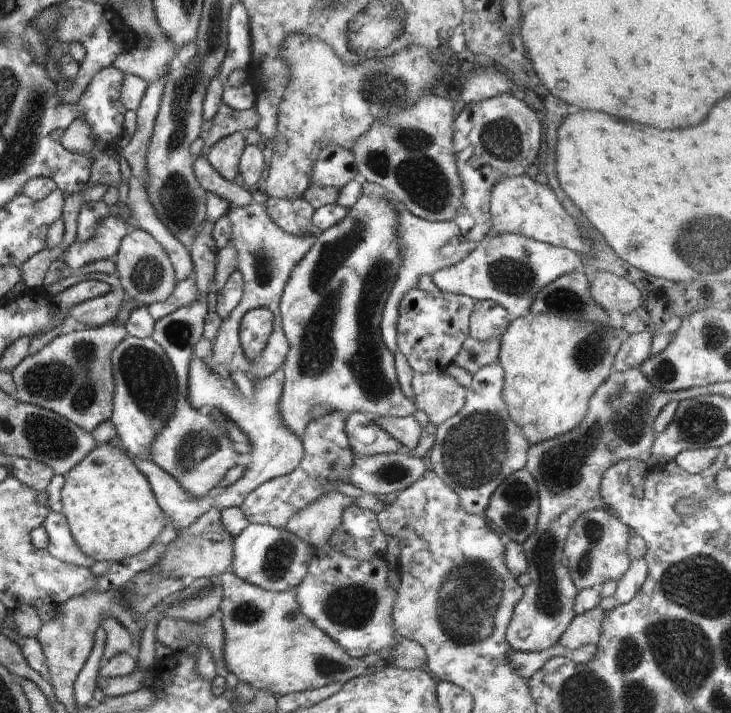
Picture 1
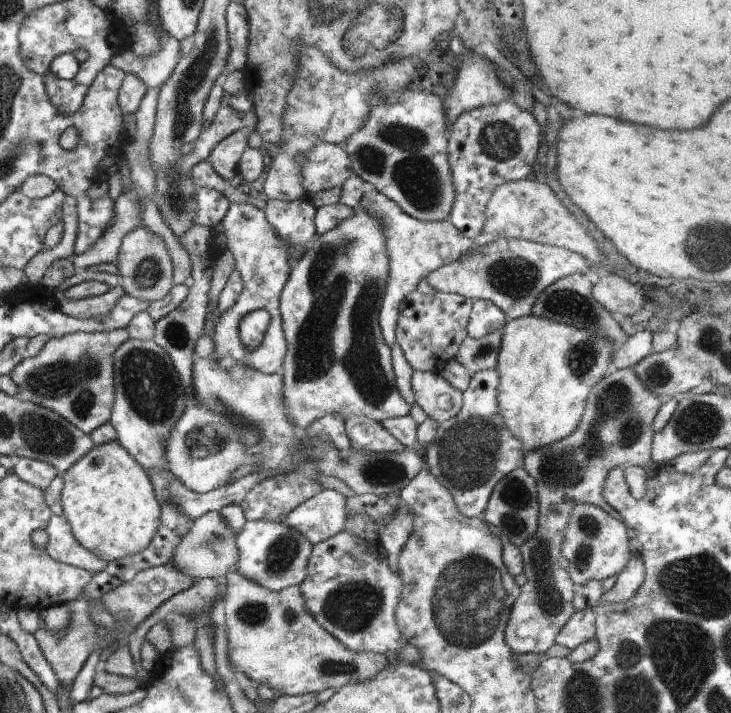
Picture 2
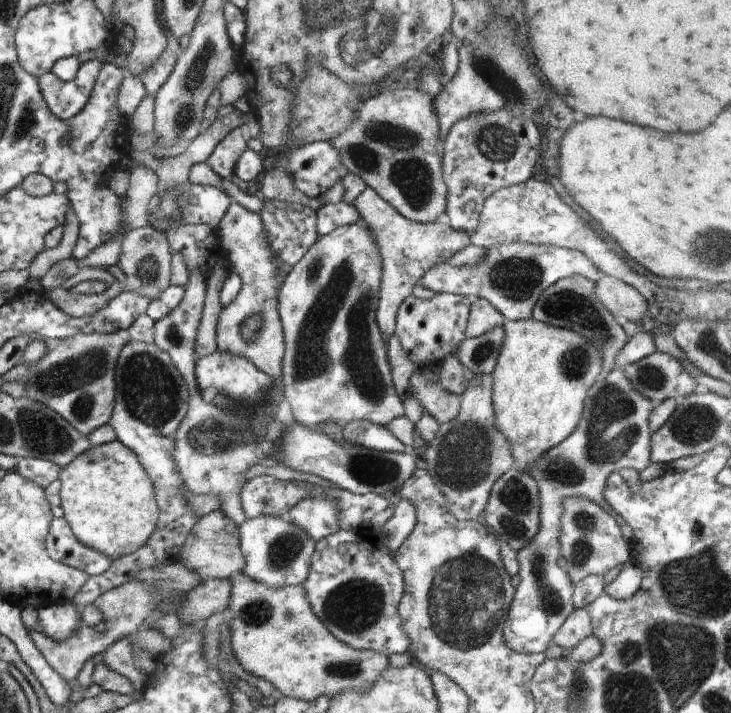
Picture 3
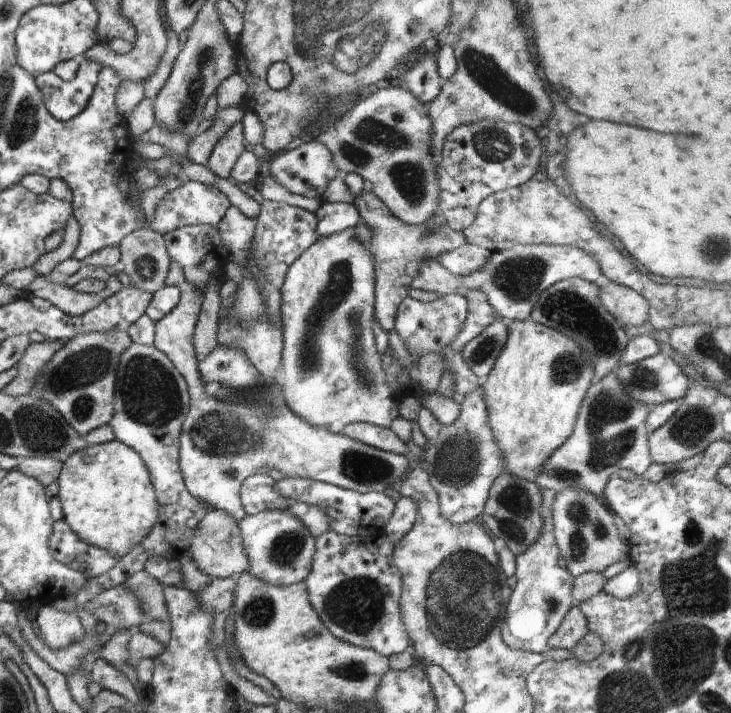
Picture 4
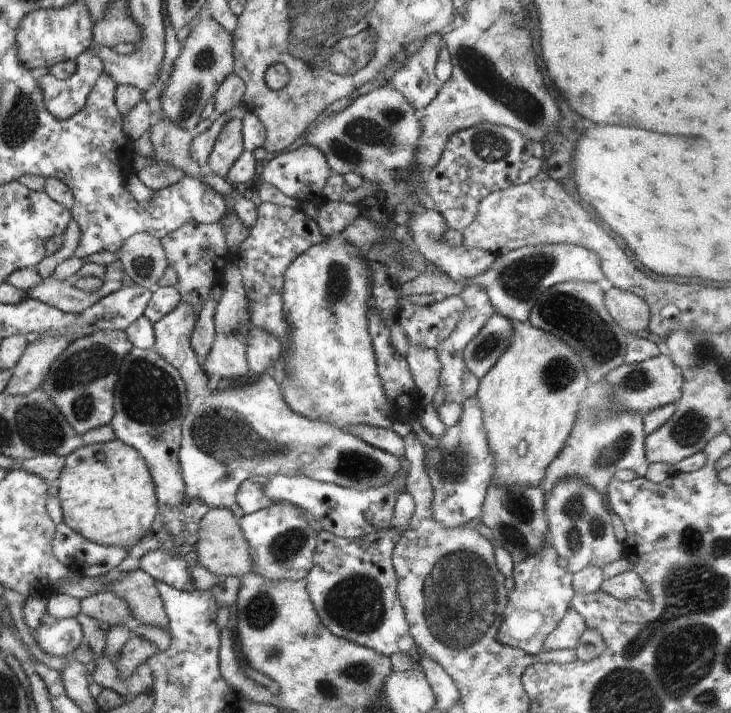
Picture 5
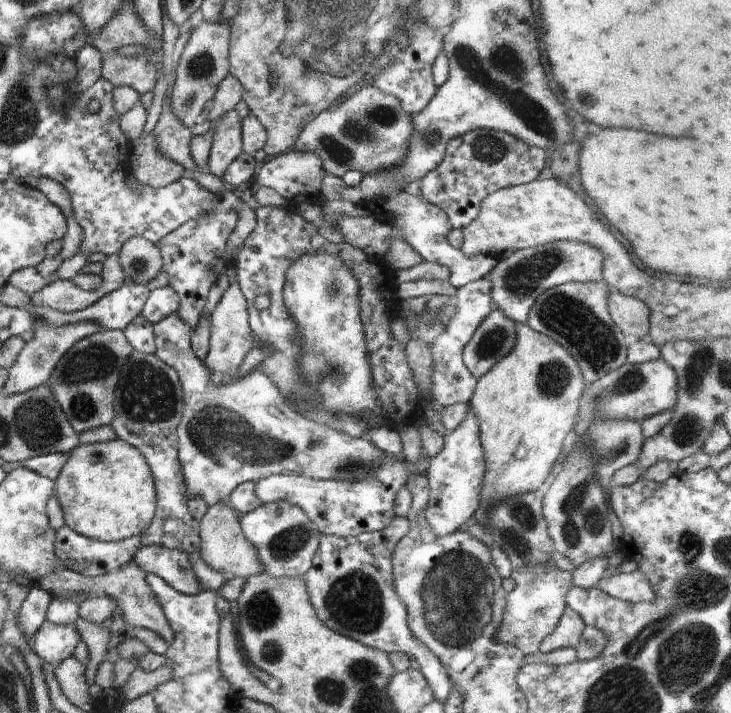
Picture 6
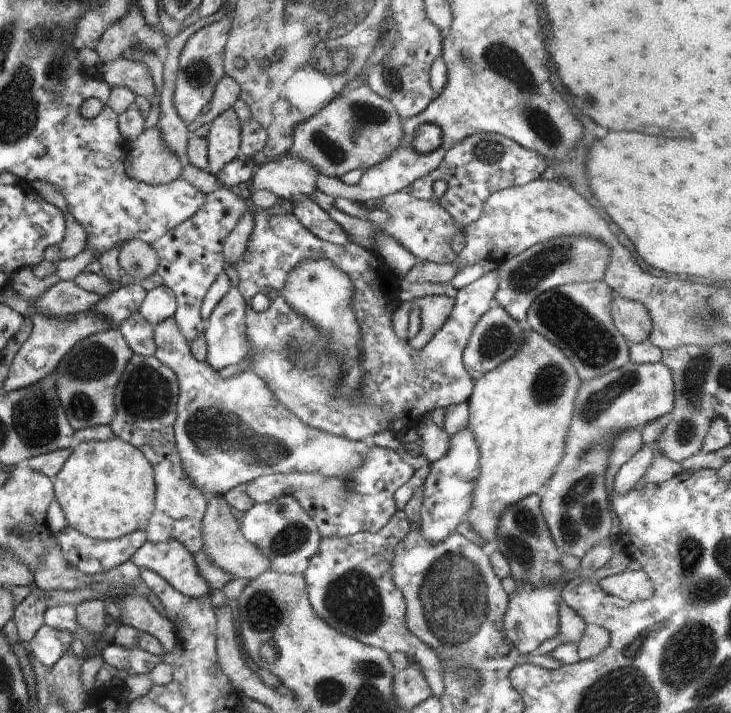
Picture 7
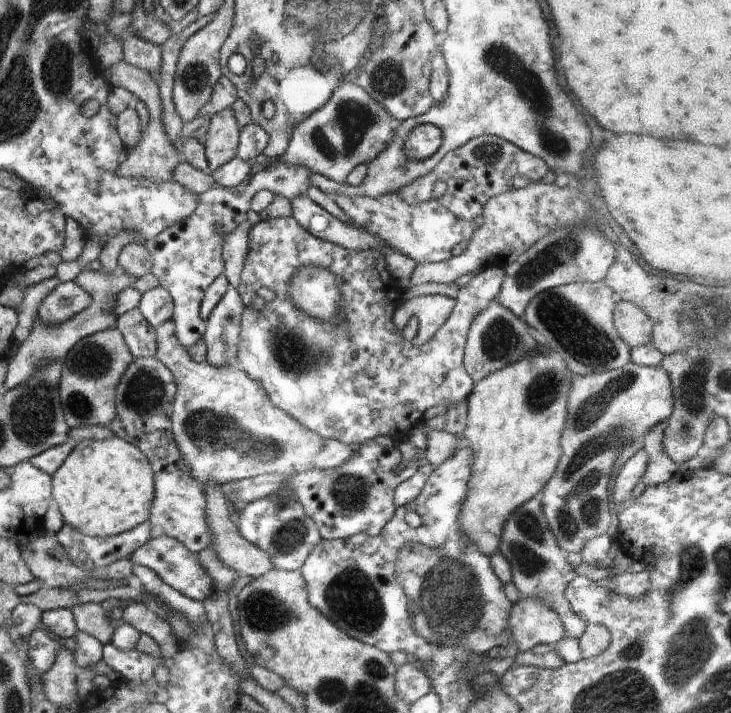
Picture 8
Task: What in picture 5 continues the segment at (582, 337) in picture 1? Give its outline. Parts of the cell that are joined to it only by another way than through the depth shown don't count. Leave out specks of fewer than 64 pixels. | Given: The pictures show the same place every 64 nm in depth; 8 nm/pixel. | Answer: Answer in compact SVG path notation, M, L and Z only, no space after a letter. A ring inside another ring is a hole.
M512 321L511 324L512 340L498 362L479 379L474 398L482 408L482 424L496 464L490 484L540 487L548 466L566 446L590 383L580 356L566 342L529 322Z

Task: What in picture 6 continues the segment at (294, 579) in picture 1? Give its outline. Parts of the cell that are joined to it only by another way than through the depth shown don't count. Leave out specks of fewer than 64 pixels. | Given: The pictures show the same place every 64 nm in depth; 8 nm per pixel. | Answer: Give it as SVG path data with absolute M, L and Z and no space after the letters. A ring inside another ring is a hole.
M287 502L263 503L250 510L250 513L239 515L240 525L245 538L256 548L262 564L263 571L275 578L304 576L312 566L312 558L316 555L321 533L314 522L302 511L302 508Z

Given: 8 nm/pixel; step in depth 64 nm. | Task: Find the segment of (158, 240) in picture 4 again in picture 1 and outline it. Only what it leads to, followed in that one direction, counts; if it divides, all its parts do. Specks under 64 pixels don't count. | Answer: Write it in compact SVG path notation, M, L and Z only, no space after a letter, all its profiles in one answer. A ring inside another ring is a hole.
M130 228L114 256L116 275L130 300L142 305L164 302L174 290L177 280L168 253L145 230Z

